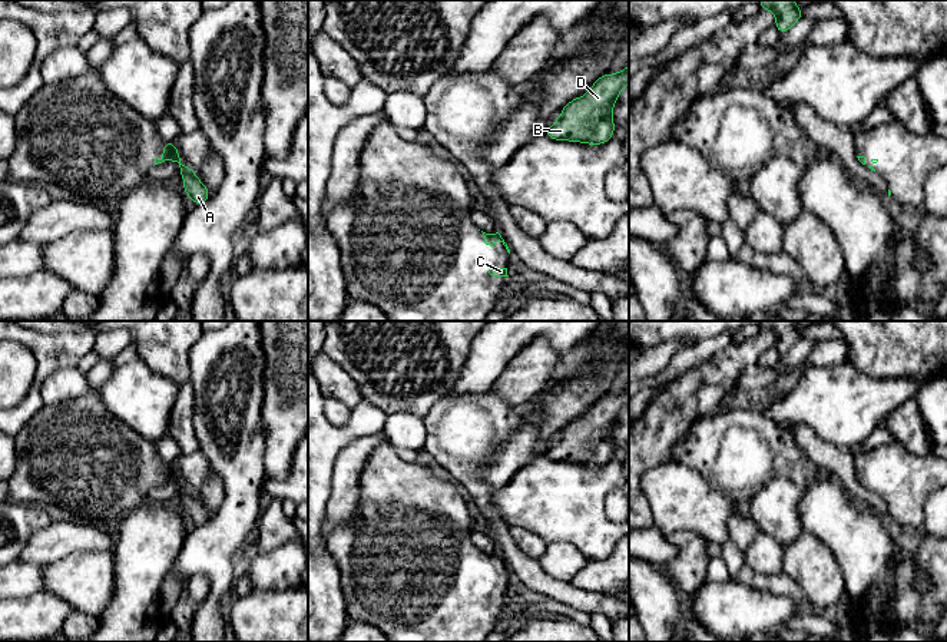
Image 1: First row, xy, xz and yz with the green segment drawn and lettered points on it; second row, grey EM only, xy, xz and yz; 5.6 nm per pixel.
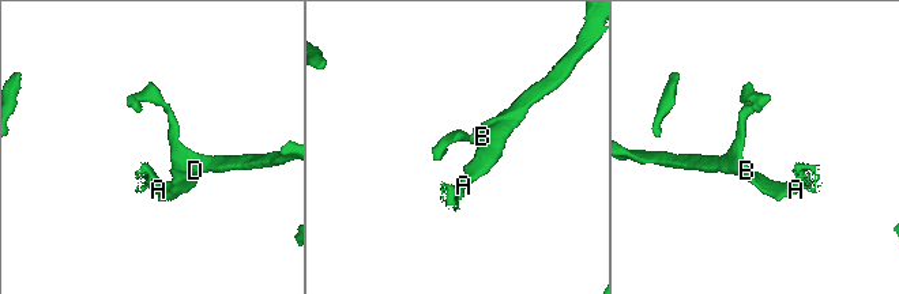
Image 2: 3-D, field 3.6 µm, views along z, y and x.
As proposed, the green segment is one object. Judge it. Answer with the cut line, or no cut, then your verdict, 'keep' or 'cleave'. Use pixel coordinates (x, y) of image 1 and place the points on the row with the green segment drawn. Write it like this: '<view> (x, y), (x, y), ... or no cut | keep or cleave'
no cut | keep

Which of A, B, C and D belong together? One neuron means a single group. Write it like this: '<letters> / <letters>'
A B C D

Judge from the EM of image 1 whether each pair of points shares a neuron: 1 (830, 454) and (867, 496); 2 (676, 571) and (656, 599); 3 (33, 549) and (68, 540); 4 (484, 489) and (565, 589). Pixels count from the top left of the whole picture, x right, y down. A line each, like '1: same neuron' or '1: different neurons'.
1: same neuron
2: different neurons
3: same neuron
4: same neuron

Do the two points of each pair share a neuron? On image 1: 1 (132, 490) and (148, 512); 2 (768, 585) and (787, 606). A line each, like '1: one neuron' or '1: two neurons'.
1: two neurons
2: two neurons

